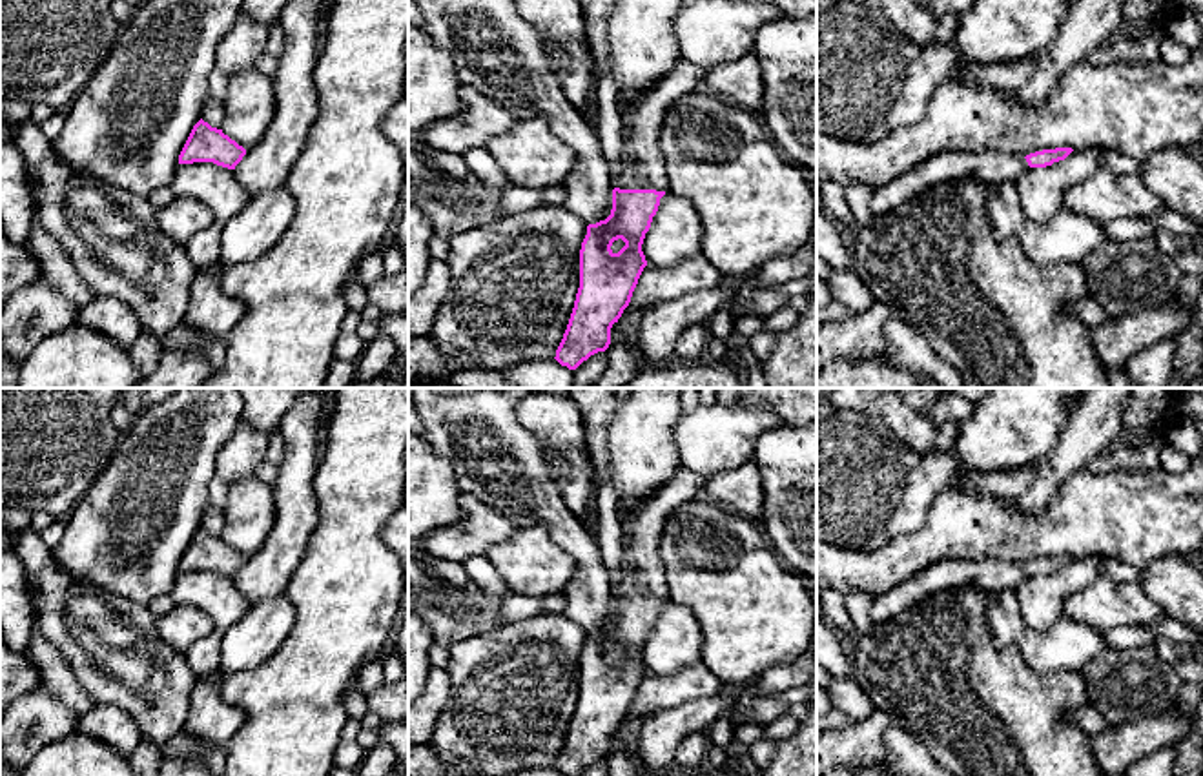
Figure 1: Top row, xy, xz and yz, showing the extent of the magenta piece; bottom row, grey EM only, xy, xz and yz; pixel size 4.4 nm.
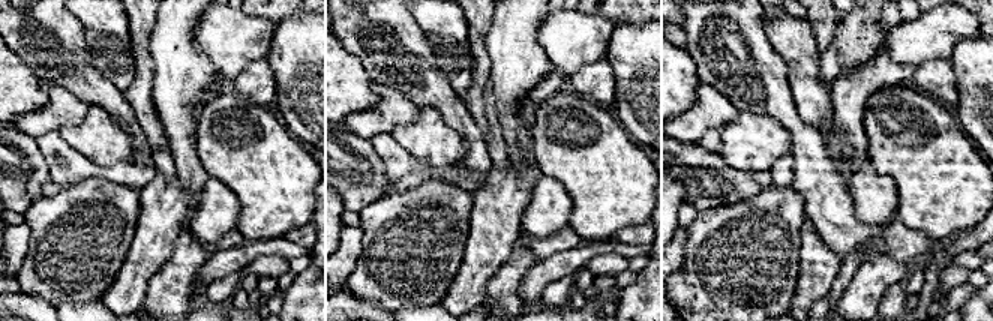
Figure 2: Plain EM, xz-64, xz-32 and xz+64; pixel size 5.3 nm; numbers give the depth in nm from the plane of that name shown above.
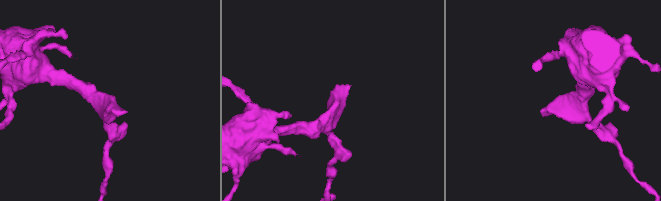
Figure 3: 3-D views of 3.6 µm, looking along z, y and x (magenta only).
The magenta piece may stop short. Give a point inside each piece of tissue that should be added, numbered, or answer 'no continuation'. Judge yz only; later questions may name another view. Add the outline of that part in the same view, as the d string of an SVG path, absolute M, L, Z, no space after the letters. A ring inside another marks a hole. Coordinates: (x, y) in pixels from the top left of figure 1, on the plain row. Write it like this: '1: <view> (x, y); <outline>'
1: yz (987, 574); M1001 559L937 561L888 592L875 596L869 619L871 625L886 623L941 590L964 587L973 590L1015 590L1028 576L1030 574L1023 563Z

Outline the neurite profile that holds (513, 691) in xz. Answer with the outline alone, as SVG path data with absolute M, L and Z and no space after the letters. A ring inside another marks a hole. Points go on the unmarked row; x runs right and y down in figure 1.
M541 610L540 614L534 614L530 618L510 621L487 634L452 645L448 648L448 665L447 665L450 676L450 696L427 741L430 750L445 763L454 765L458 769L458 776L507 776L530 767L554 767L556 758L567 738L574 716L576 701L580 696L580 658L587 643L587 634L589 632L583 627L571 621L565 614L549 614Z

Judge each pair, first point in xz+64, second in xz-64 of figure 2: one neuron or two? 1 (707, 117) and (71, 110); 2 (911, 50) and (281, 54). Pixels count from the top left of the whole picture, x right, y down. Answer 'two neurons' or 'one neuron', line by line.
1: one neuron
2: two neurons

